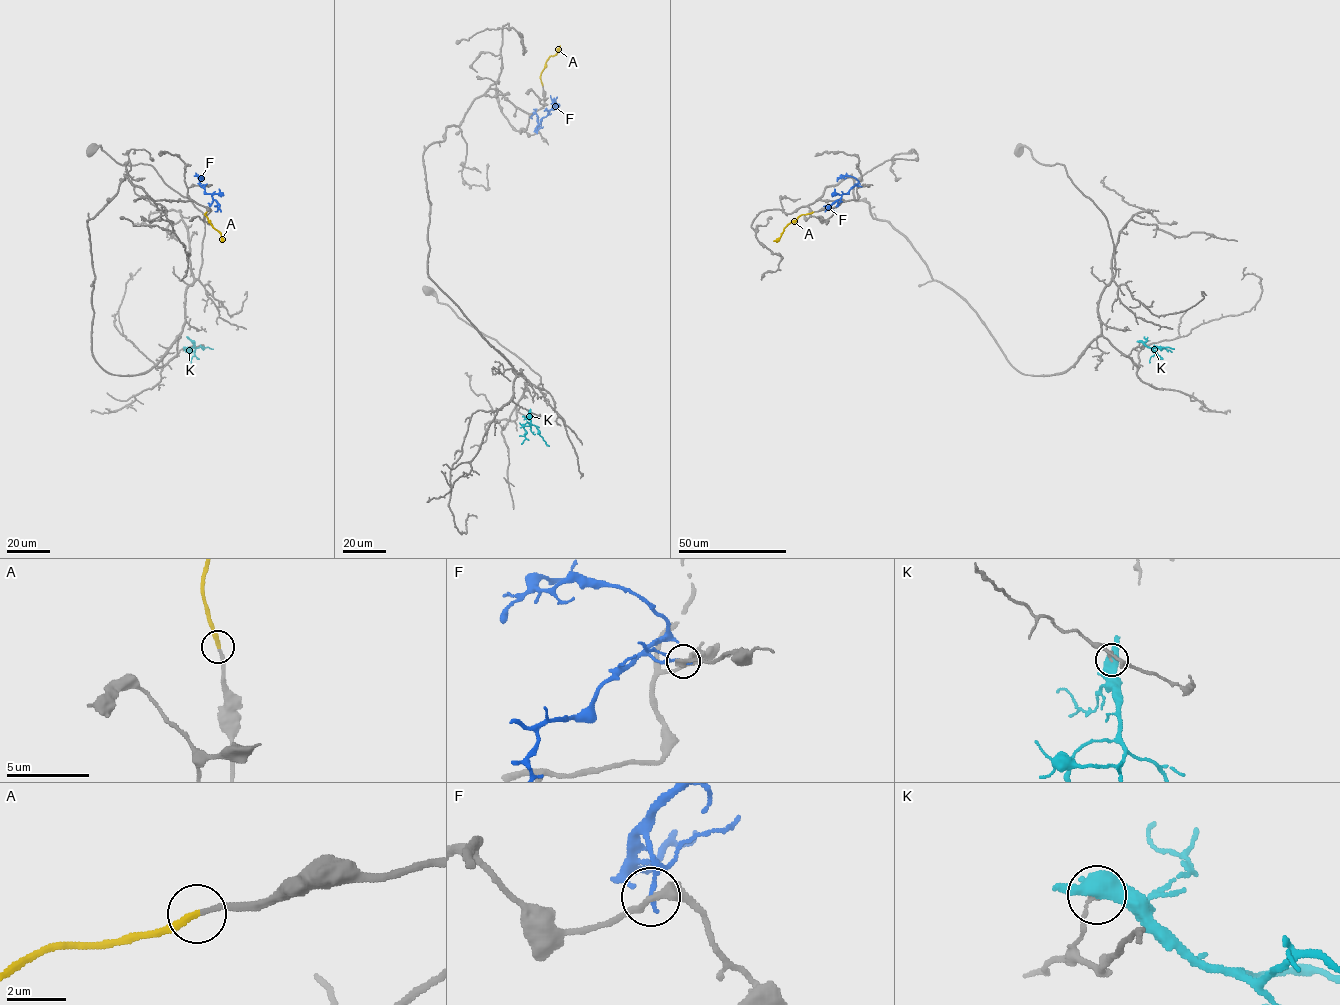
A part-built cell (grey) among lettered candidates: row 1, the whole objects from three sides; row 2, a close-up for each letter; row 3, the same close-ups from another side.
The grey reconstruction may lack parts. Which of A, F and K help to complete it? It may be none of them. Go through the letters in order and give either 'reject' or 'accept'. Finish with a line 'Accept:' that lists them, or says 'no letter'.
A: accept
F: reject
K: reject
Accept: A

